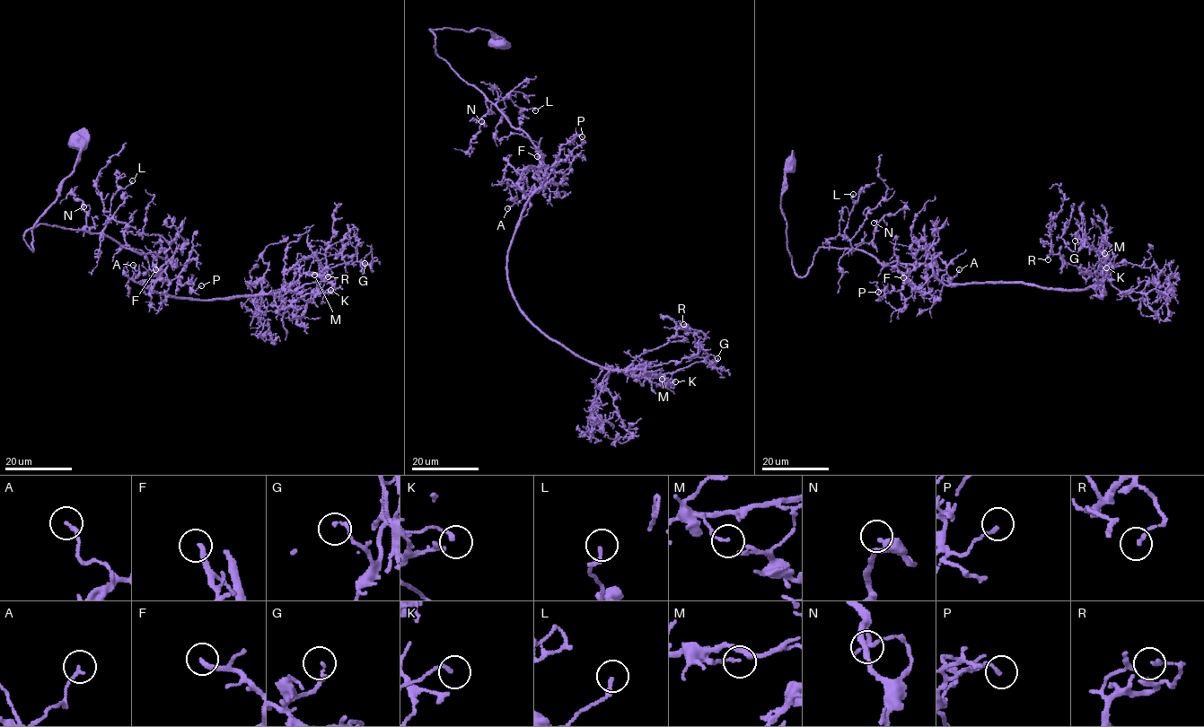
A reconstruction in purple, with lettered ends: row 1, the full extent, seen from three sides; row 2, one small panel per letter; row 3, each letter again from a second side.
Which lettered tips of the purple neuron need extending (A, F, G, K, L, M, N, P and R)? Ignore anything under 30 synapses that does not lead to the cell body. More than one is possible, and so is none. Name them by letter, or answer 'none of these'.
F

